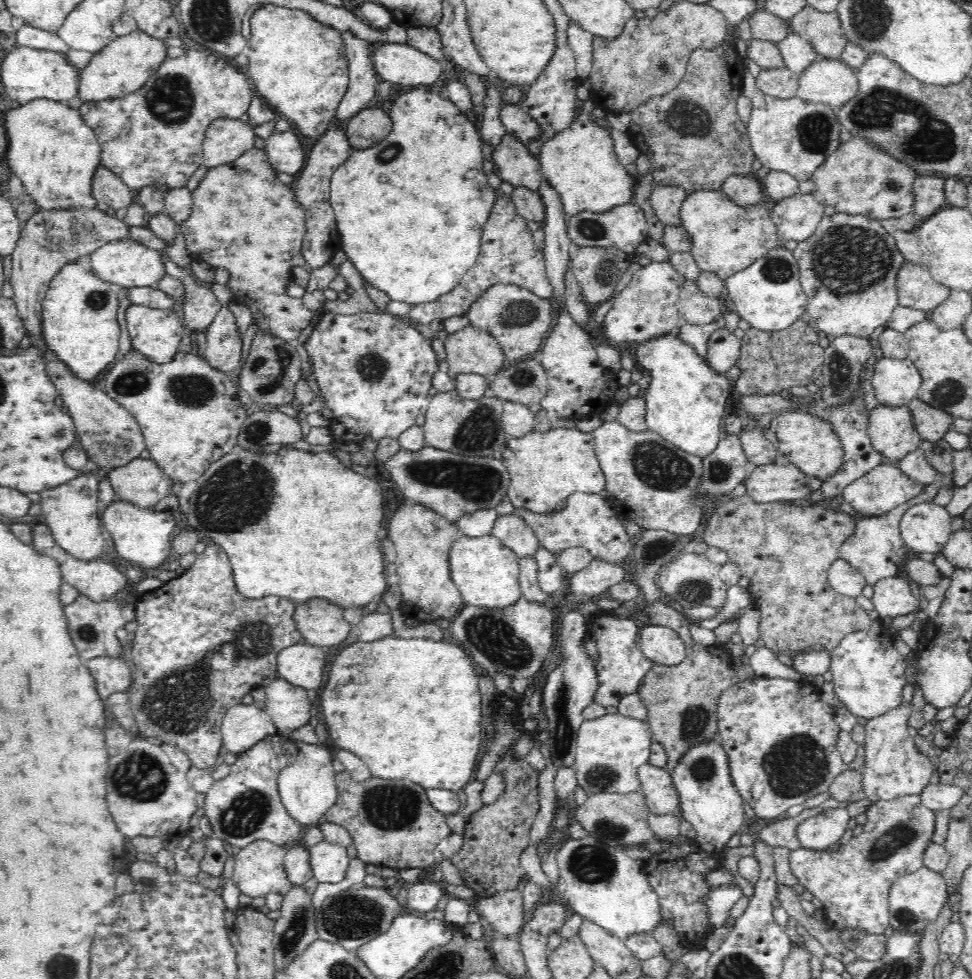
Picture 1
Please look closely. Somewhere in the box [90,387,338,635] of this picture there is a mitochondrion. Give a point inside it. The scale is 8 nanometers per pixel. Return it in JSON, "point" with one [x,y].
{"point":[236,496]}

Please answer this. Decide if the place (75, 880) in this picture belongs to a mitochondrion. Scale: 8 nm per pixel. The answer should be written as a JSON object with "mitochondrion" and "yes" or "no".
{"mitochondrion":"no"}

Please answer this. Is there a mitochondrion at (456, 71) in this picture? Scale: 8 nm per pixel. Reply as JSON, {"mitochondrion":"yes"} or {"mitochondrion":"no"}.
{"mitochondrion":"no"}

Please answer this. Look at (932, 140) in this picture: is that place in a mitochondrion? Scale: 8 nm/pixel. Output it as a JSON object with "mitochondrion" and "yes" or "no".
{"mitochondrion":"yes"}

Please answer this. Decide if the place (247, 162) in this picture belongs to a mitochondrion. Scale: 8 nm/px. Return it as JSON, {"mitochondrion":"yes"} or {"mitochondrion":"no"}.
{"mitochondrion":"no"}

